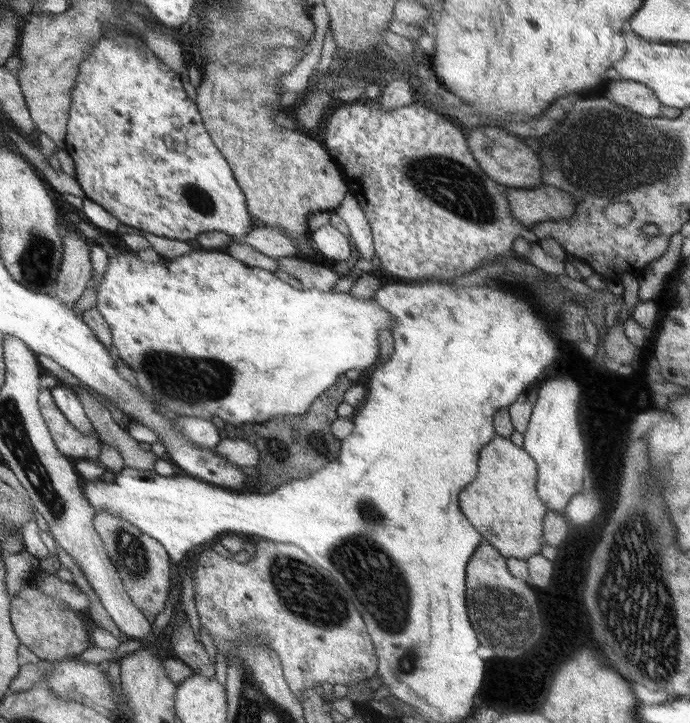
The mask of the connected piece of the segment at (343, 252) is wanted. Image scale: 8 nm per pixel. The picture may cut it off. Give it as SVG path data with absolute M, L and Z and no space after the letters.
M330 223L322 225L311 233L313 245L320 251L320 254L328 260L342 263L348 260L352 250L350 250L349 239Z

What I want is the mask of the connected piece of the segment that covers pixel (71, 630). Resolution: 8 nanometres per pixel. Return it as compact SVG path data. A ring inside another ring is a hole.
M24 586L16 596L11 597L11 622L21 645L26 646L39 659L58 661L84 653L88 648L88 632L82 618L62 602L34 588Z

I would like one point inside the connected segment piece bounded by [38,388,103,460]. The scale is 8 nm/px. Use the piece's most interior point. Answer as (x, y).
(72, 443)

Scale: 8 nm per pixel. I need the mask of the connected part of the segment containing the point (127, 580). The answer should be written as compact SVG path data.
M106 510L96 511L94 528L100 534L104 548L108 552L110 560L114 562L134 606L141 612L146 611L145 614L156 617L165 609L166 600L168 600L172 589L172 580L170 579L172 564L167 549L164 548L163 544L160 544L159 540L148 536L140 528L136 528L132 522L122 520L120 516L108 514Z

